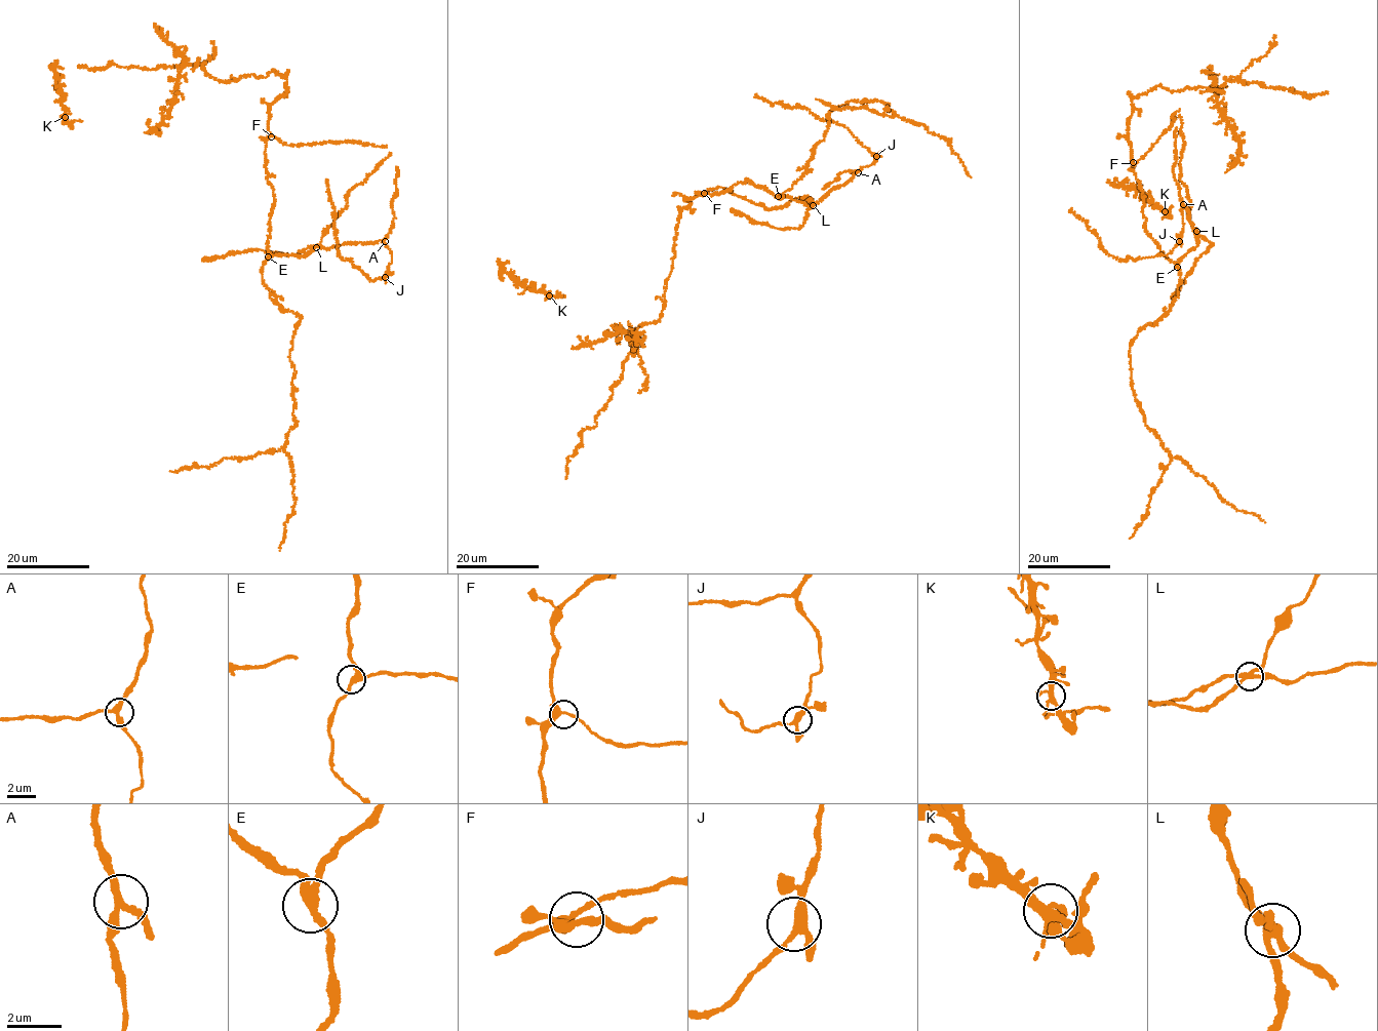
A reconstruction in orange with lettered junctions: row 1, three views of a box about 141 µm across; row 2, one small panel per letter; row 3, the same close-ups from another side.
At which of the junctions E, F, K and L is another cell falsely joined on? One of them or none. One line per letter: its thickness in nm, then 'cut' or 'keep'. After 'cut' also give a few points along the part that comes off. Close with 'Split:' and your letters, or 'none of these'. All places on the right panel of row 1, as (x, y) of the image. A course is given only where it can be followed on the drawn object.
E: 320 nm | keep
F: 320 nm | keep
K: 280 nm | keep
L: 280 nm | cut | (1196, 231), (1183, 204), (1178, 244), (1166, 255), (1124, 261), (1104, 250), (1088, 223), (1070, 209)
Split: L

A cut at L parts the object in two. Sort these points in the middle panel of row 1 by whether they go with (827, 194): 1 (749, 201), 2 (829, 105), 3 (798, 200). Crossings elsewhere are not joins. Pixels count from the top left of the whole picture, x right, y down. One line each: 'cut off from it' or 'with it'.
1: cut off from it
2: cut off from it
3: cut off from it

